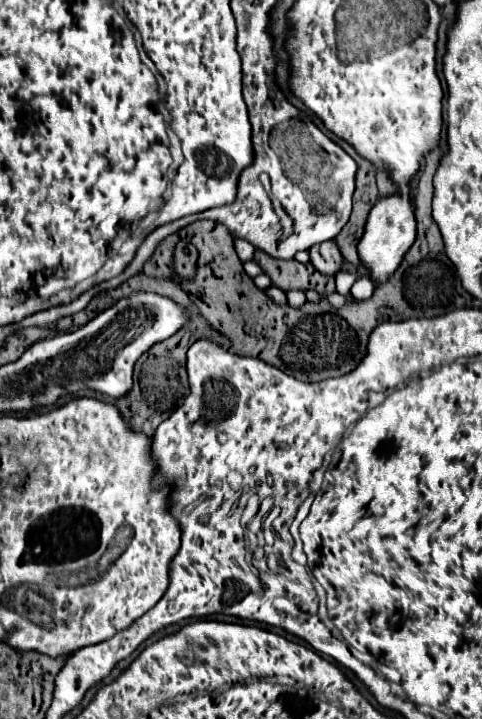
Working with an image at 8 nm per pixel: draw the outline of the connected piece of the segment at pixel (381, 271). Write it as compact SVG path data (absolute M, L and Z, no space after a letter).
M391 194L391 196L379 198L379 202L369 212L365 234L359 242L361 262L365 266L369 266L371 280L375 284L381 284L391 272L397 270L405 252L413 244L413 240L415 240L415 202L413 202L413 196Z

